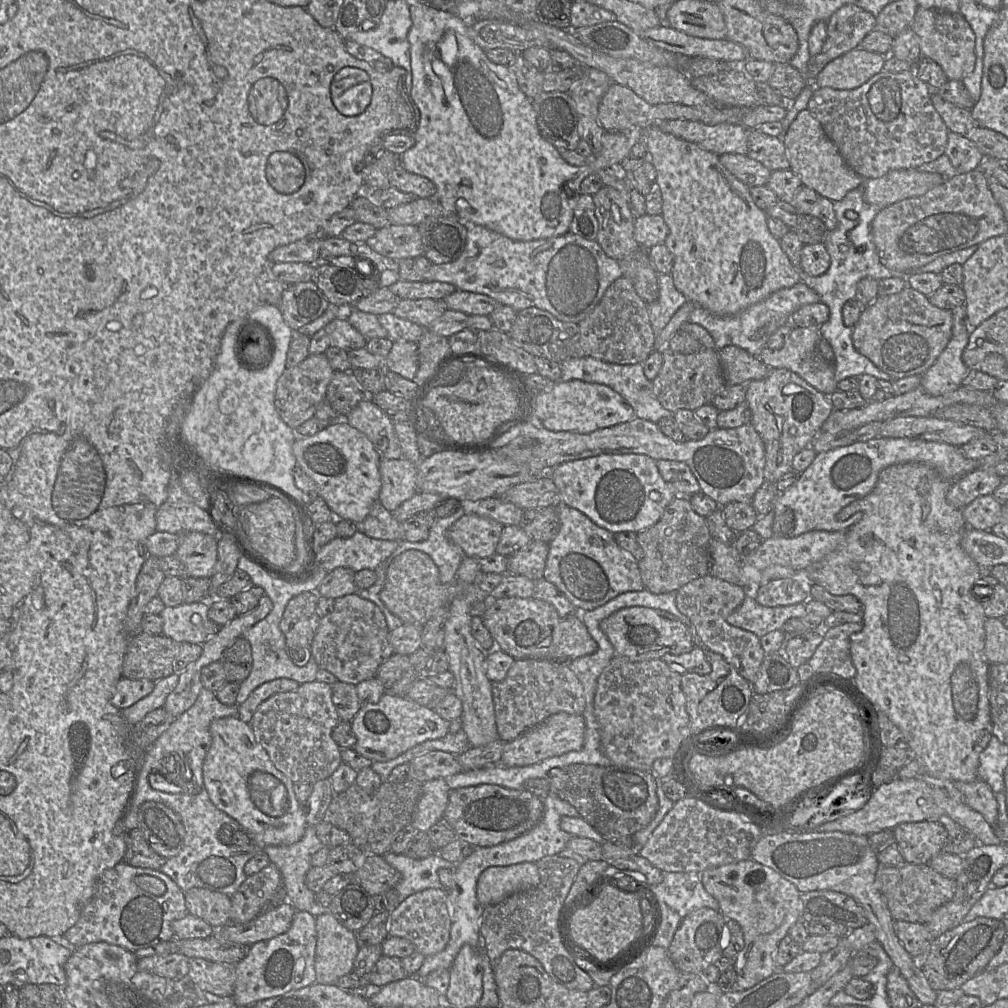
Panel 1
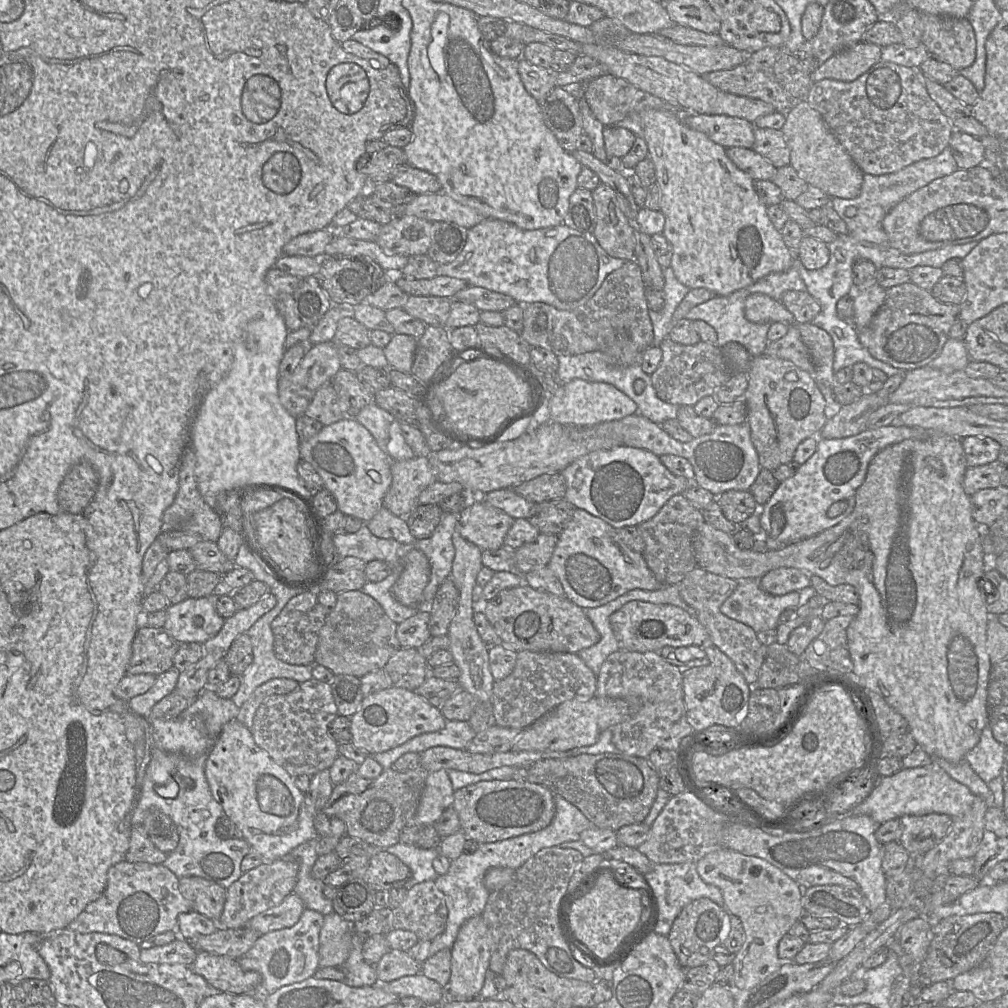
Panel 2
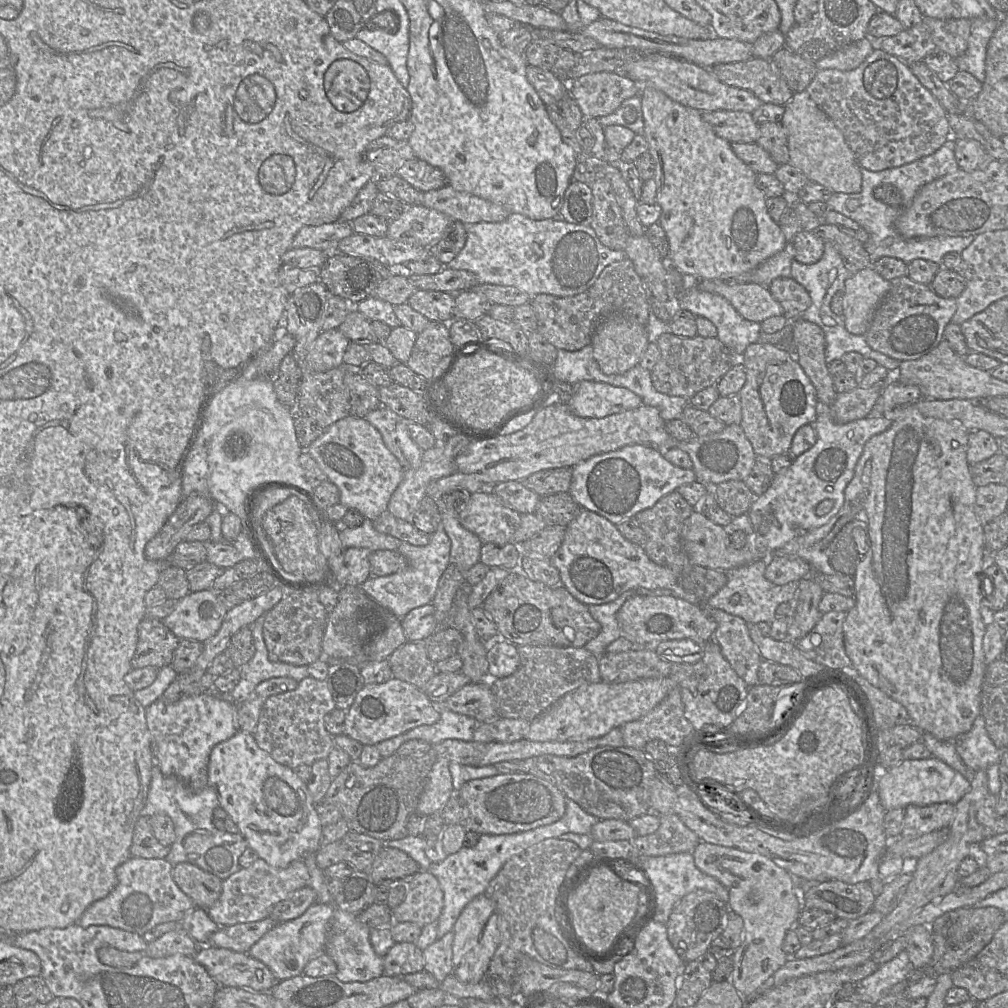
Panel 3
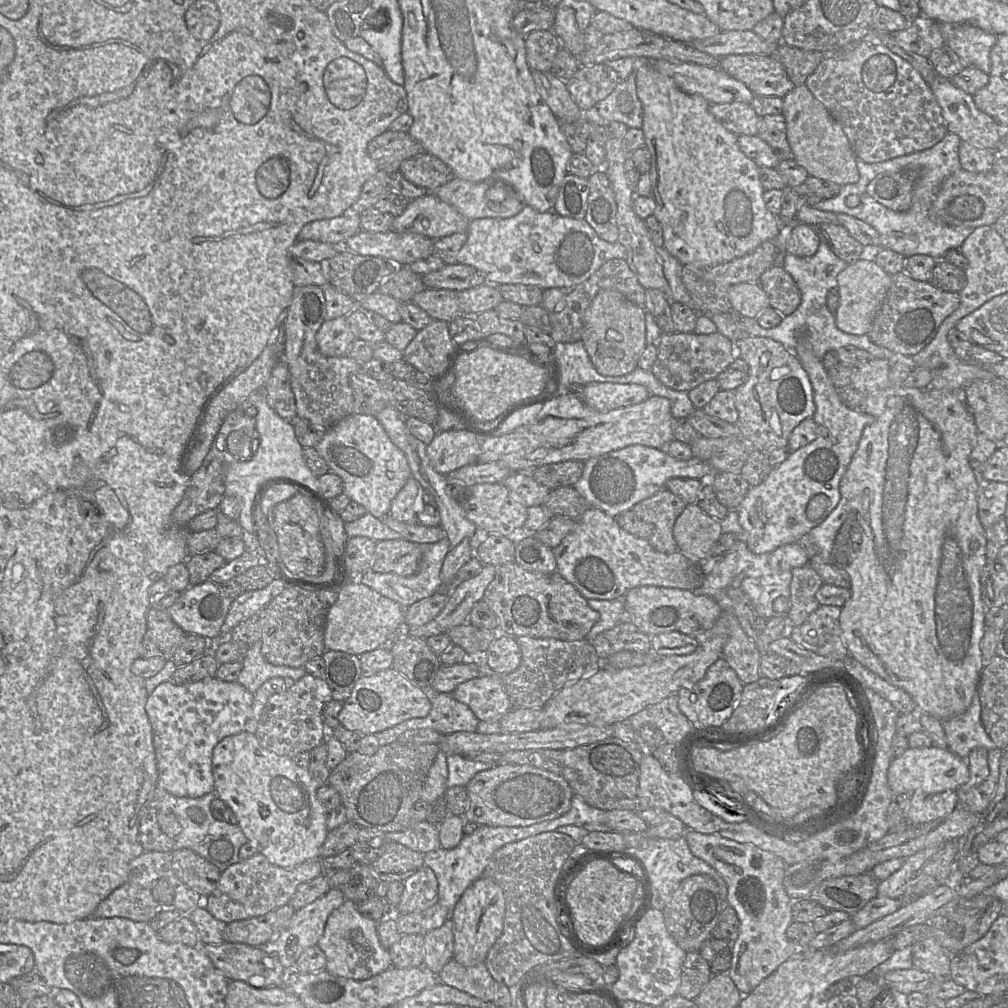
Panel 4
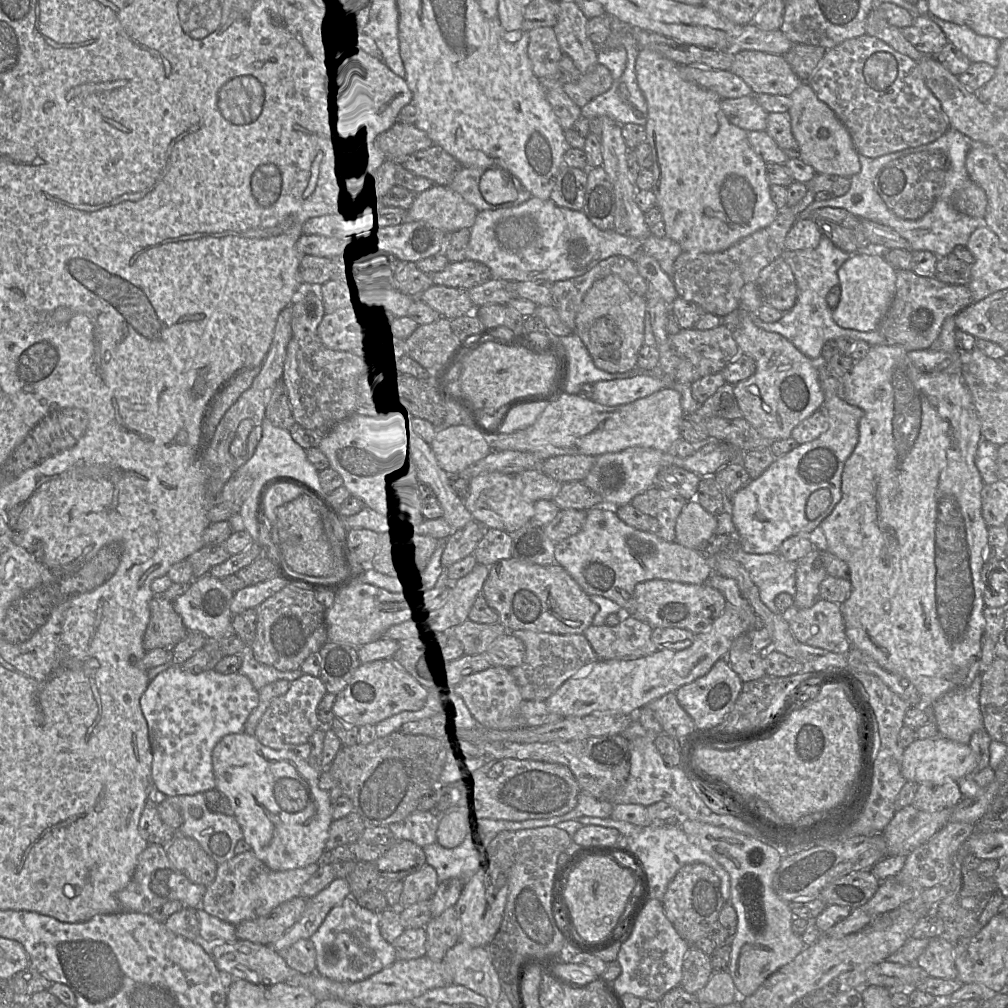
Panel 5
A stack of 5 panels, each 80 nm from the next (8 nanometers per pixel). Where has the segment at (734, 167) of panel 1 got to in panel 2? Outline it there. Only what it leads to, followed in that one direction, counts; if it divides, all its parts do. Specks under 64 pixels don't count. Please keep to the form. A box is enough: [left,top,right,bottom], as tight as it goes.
[726,148,777,180]

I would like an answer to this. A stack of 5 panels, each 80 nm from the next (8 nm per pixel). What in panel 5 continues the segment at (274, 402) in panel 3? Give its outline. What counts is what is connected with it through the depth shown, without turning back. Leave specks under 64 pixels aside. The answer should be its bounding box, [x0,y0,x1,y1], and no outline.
[236,417,323,542]

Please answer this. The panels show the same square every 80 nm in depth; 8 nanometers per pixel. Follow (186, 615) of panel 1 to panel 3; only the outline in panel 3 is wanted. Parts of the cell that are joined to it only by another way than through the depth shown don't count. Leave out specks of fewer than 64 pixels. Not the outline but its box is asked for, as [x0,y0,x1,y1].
[162,588,227,643]

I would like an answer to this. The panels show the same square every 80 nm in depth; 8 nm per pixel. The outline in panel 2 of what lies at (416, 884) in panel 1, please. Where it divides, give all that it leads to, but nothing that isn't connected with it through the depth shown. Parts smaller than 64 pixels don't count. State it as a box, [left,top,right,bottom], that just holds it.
[381,843,439,890]

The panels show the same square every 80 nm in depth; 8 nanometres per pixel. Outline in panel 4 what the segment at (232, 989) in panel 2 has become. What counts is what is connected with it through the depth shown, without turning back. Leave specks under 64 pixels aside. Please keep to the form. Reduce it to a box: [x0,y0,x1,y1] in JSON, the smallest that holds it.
[201,942,288,988]

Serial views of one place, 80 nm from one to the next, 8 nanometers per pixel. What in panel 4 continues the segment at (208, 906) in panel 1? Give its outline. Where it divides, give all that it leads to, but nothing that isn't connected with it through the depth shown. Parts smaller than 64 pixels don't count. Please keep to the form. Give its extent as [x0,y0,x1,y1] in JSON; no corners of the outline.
[172,849,220,899]

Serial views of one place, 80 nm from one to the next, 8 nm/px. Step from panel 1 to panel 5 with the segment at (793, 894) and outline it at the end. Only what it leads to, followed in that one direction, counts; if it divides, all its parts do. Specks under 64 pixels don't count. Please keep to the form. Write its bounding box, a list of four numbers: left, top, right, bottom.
[679,818,806,998]

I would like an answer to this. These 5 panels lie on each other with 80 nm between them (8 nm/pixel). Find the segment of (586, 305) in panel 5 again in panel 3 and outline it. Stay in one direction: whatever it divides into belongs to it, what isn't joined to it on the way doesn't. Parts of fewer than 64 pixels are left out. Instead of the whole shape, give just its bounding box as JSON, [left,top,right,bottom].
[591,315,648,375]

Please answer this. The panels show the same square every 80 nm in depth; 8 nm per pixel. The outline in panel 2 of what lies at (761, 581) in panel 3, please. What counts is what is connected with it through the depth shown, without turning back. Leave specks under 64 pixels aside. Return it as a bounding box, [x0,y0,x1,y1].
[720,578,799,633]

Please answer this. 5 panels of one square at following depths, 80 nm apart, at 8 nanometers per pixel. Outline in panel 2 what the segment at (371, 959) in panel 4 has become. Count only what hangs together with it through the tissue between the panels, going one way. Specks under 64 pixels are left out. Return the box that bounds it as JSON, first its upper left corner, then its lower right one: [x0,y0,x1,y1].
[344,927,378,987]

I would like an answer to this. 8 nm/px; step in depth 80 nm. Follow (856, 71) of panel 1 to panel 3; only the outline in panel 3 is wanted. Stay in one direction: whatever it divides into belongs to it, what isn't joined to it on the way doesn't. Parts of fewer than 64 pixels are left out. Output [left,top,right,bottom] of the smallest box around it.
[816,37,874,71]

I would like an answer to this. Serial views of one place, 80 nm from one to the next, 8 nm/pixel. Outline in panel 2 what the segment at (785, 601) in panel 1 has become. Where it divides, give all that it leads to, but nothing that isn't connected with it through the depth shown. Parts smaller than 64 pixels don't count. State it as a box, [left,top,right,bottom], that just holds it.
[760,567,810,596]

